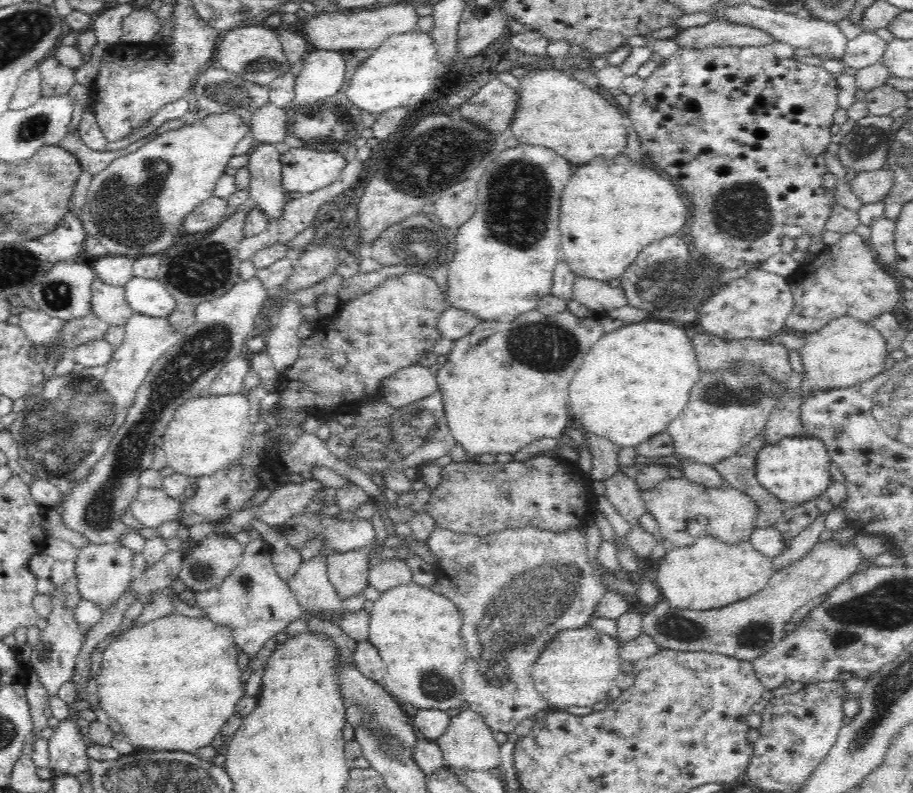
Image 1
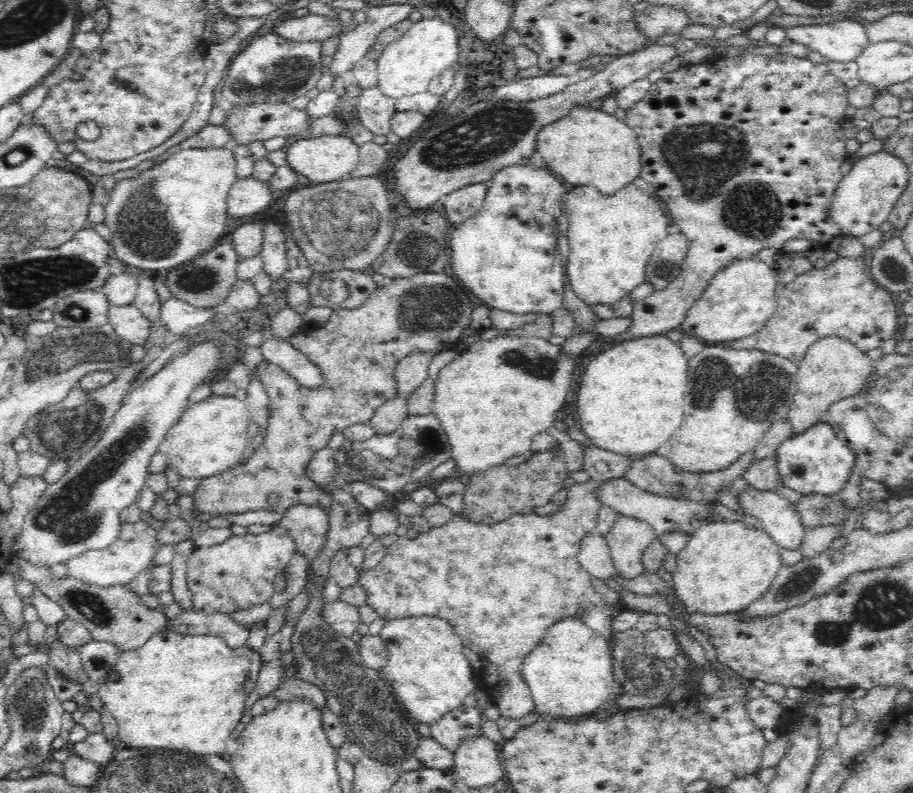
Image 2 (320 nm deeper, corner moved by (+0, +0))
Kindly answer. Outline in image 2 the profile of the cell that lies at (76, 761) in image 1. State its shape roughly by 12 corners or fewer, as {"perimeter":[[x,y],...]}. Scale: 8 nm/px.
{"perimeter":[[103,731],[68,745],[70,752],[99,766],[115,756]]}

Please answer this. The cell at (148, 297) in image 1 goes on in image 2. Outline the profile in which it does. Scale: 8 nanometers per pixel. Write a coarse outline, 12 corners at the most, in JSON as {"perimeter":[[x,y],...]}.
{"perimeter":[[170,297],[160,318],[172,334],[188,335],[212,322],[214,307]]}

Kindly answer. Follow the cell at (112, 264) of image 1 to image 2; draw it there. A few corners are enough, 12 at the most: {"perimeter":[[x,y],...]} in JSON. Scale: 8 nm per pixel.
{"perimeter":[[141,271],[112,275],[102,292],[112,306],[133,304]]}

